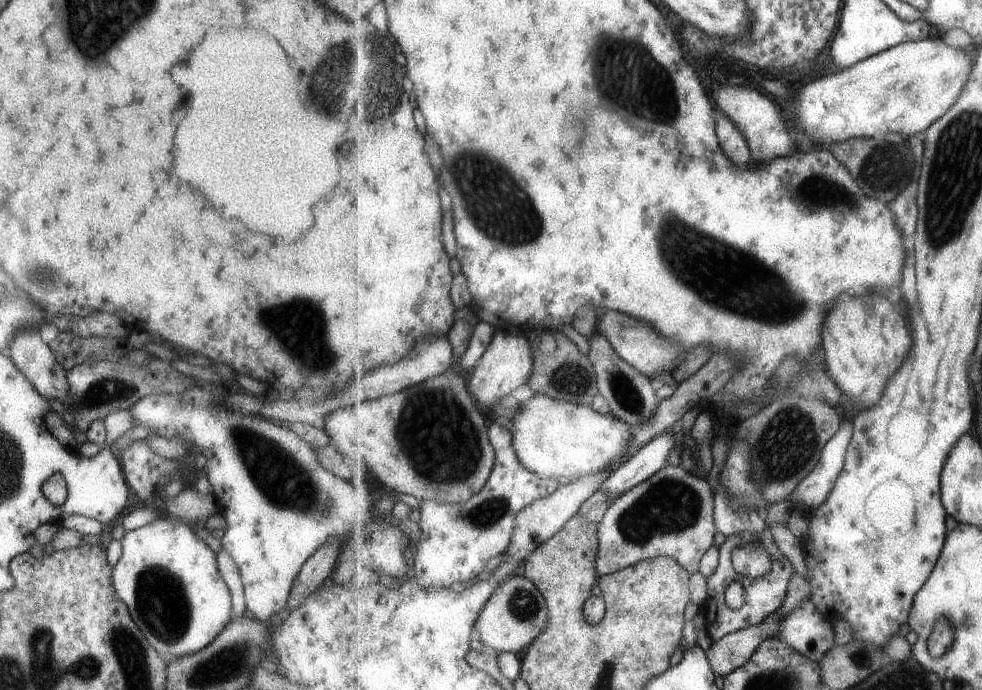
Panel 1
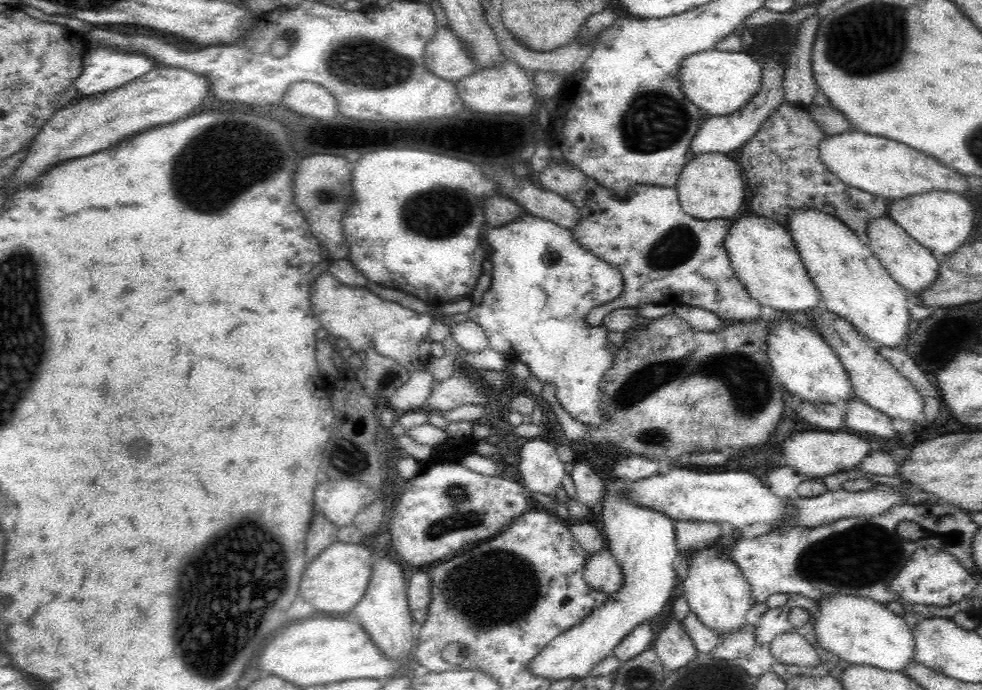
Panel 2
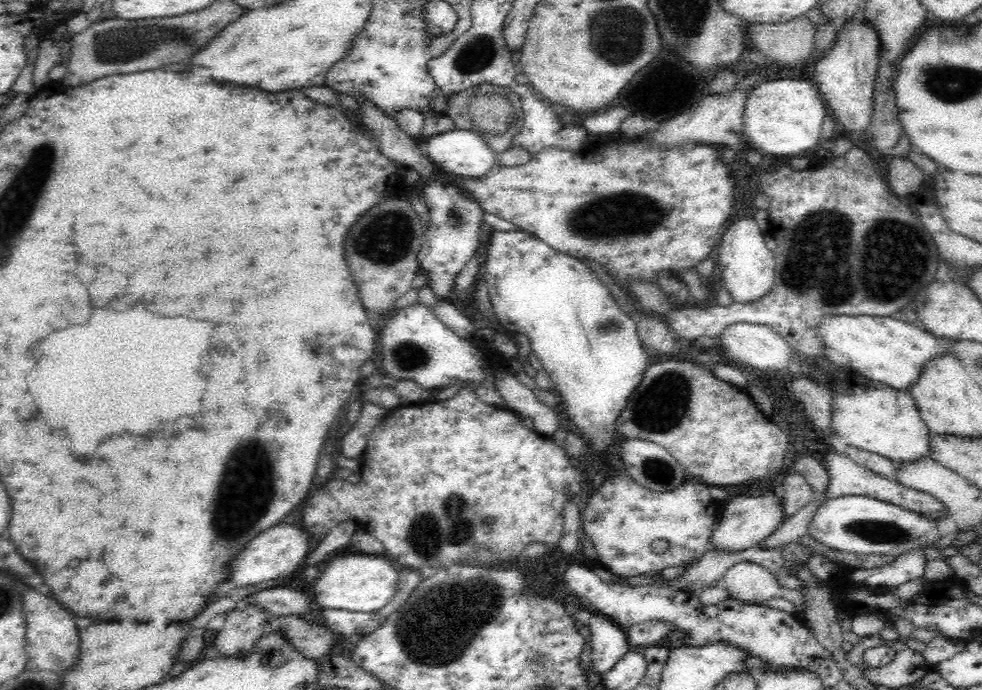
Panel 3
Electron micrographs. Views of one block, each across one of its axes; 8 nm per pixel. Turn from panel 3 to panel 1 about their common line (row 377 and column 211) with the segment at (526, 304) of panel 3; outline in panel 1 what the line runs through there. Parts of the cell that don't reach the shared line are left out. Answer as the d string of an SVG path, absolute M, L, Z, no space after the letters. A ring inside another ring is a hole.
M158 517L149 524L125 531L120 539L121 555L112 566L111 578L115 592L125 604L131 620L157 654L166 659L179 658L205 648L228 621L232 620L230 592L218 571L213 550L183 521Z

